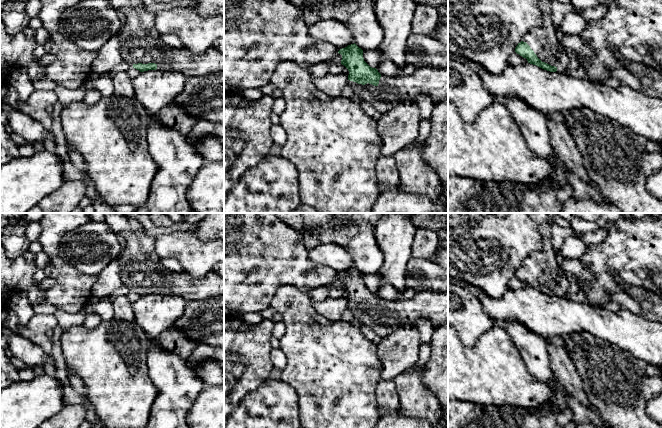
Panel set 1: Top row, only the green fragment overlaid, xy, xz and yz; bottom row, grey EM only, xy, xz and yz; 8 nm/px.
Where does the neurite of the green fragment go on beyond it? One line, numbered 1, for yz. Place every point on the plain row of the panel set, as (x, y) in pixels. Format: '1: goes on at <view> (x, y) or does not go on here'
1: goes on at yz (544, 265)

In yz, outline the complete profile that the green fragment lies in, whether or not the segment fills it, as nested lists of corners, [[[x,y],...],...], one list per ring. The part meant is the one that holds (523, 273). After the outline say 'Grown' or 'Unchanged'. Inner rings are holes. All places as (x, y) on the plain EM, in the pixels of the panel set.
[[[544,237],[543,249],[530,253],[522,260],[515,276],[528,287],[550,296],[564,297],[568,292],[568,280],[559,264],[550,238]]]. Grown

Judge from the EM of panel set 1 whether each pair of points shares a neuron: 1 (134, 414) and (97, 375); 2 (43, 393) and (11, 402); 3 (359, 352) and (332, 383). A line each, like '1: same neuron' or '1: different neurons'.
1: same neuron
2: same neuron
3: same neuron

